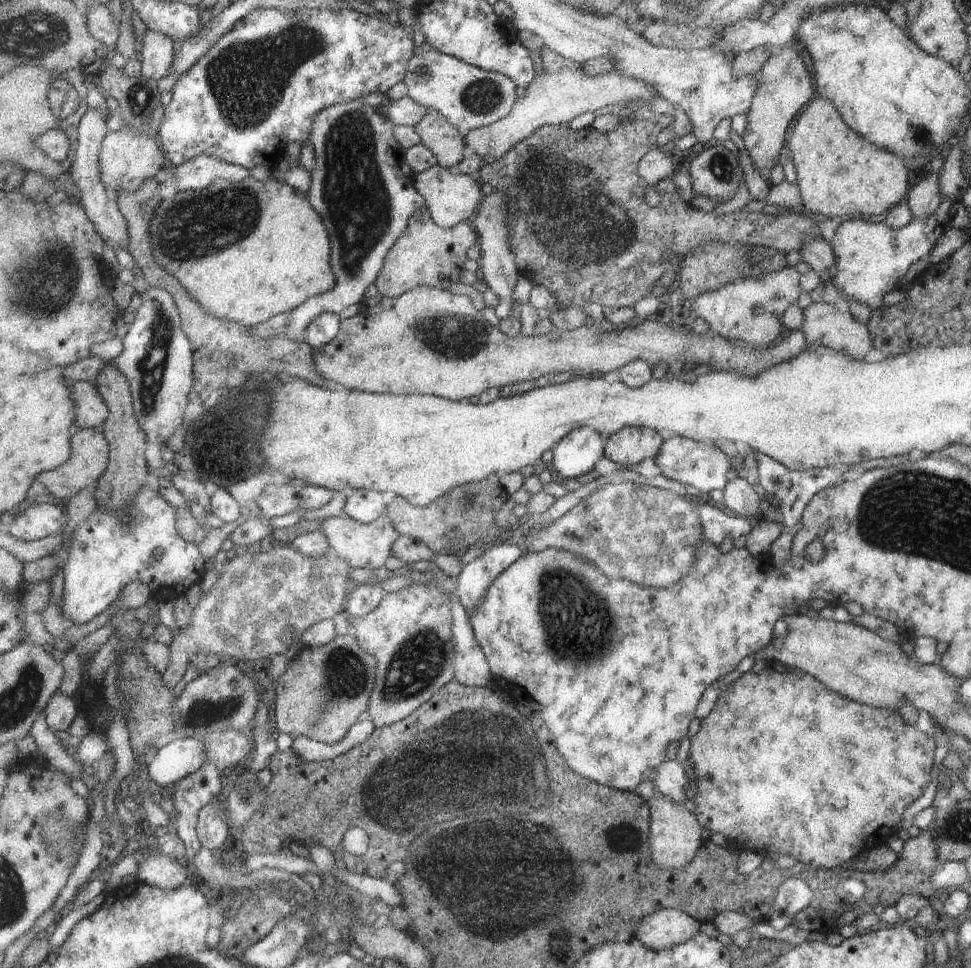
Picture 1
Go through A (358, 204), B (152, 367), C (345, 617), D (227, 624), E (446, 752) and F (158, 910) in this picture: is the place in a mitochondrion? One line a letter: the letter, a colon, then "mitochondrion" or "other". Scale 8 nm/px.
A: mitochondrion
B: mitochondrion
C: other
D: other
E: mitochondrion
F: other

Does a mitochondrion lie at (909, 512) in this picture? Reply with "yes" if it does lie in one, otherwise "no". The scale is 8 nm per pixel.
yes

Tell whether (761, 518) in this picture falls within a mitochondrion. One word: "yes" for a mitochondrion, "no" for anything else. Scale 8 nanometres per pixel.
no

